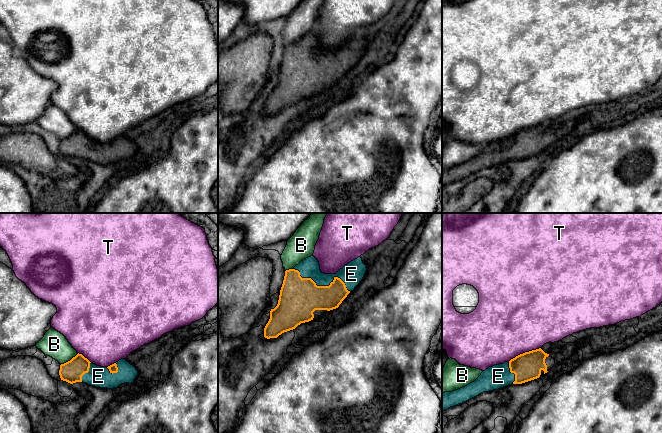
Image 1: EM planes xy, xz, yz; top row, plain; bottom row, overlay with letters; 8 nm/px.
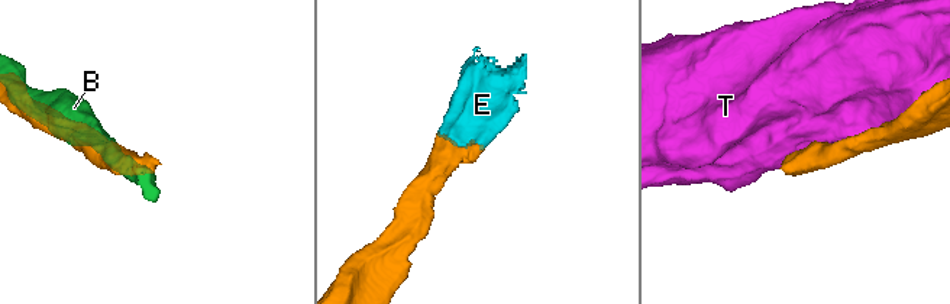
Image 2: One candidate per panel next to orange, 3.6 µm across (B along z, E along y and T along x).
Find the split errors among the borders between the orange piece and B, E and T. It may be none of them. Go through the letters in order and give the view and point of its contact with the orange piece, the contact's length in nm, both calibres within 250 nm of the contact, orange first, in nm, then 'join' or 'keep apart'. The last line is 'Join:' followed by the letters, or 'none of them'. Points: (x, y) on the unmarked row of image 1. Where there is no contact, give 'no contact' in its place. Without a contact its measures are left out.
B: xy (70, 136) | 170 nm | 180/200 nm | keep apart
E: xz (323, 62) | 500 nm | 320/180 nm | join
T: yz (525, 128) | 280 nm | 220/500 nm | keep apart
Join: E

